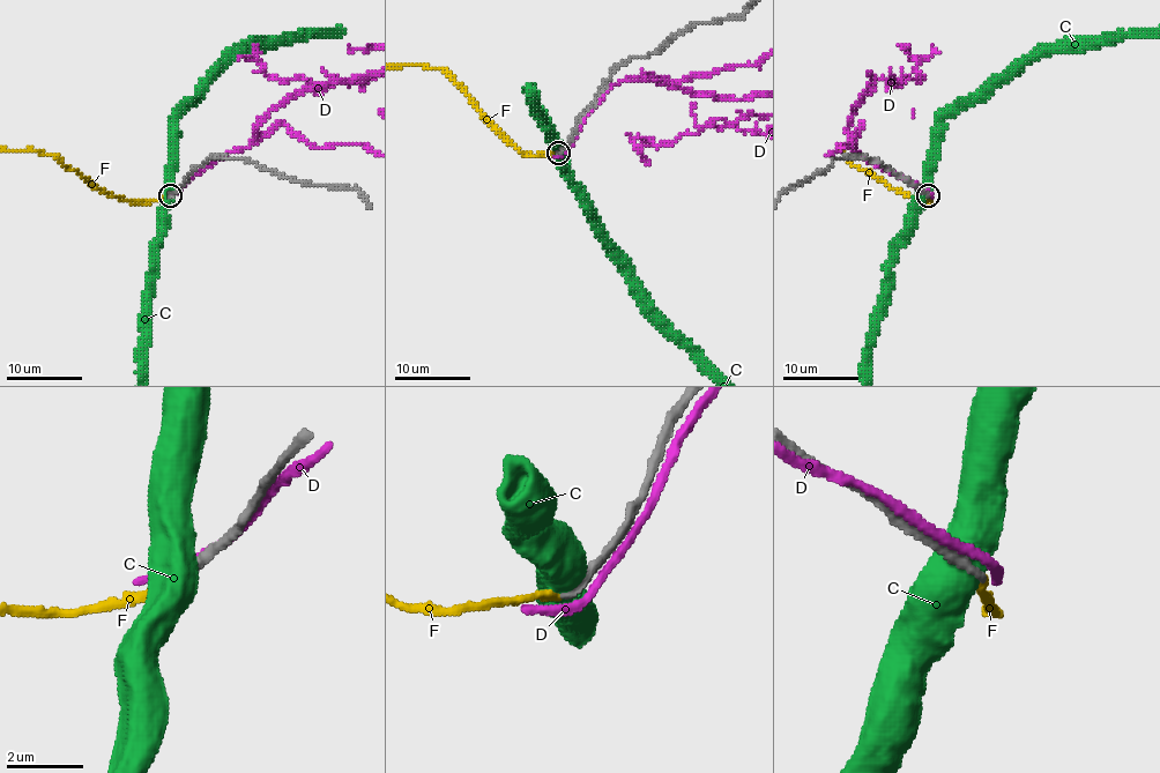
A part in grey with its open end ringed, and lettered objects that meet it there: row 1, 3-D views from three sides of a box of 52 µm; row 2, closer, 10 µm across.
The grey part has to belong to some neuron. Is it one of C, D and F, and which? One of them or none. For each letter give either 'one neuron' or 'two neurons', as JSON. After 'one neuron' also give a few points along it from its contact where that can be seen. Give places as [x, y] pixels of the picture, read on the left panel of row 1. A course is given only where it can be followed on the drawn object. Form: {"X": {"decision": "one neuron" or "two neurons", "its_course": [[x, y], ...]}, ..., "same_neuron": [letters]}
{"C": {"decision": "two neurons"}, "D": {"decision": "two neurons"}, "F": {"decision": "one neuron"}, "same_neuron": ["F"]}

